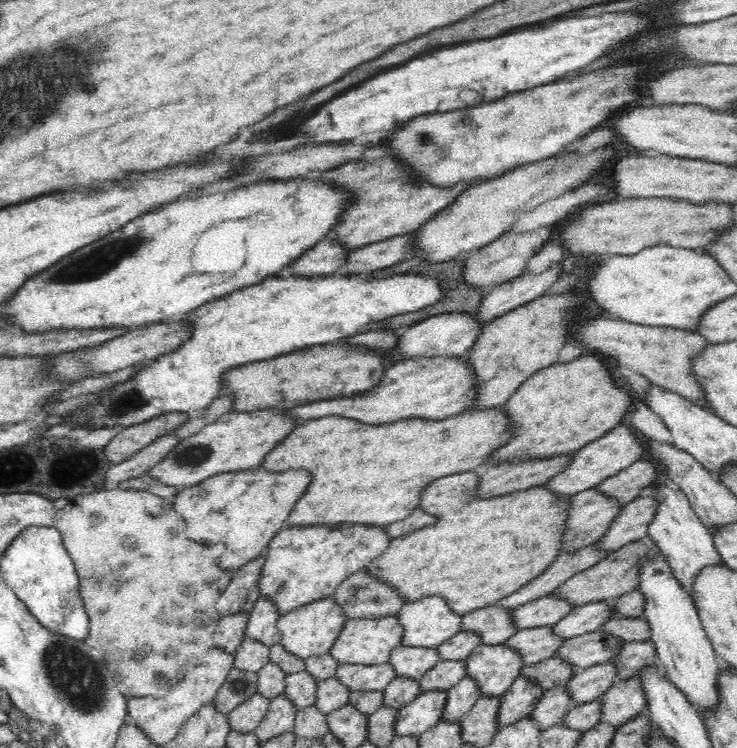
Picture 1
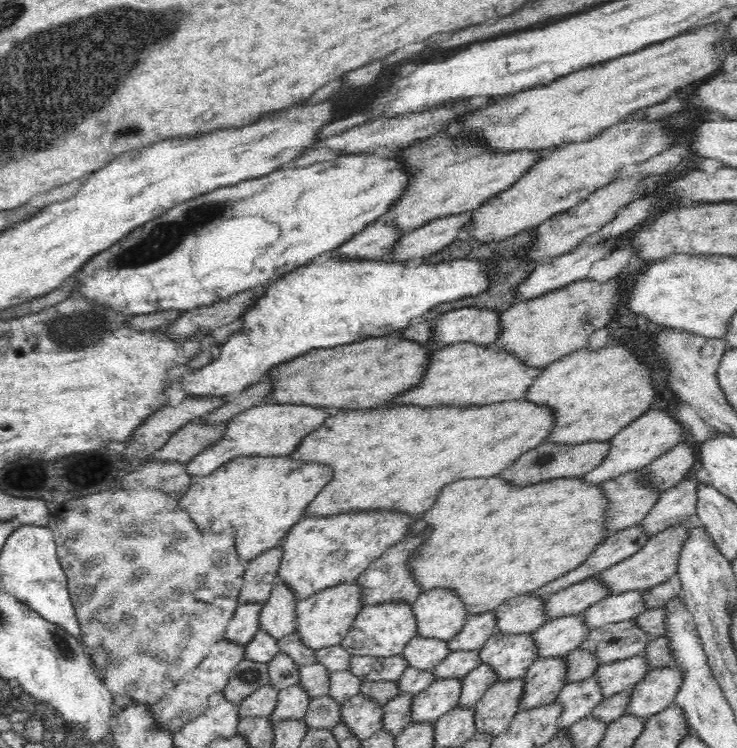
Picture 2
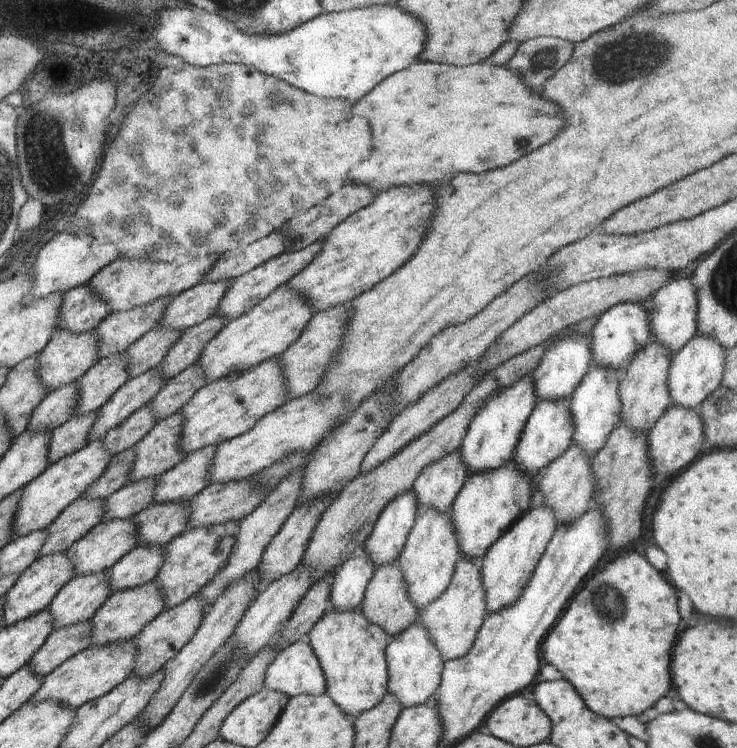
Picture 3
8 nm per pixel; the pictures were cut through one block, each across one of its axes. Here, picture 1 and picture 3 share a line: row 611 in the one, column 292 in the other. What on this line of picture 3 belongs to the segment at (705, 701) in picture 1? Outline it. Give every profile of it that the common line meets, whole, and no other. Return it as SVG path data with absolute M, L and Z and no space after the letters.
M293 642L277 652L265 672L264 687L282 692L289 698L299 694L323 695L326 693L326 677L310 642Z

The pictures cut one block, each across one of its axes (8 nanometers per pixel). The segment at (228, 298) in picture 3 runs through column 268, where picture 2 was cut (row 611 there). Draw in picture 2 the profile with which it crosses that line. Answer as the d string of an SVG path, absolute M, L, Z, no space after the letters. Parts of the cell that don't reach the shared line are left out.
M277 582L270 598L263 602L258 622L259 628L276 639L292 634L297 630L296 597L287 584Z

